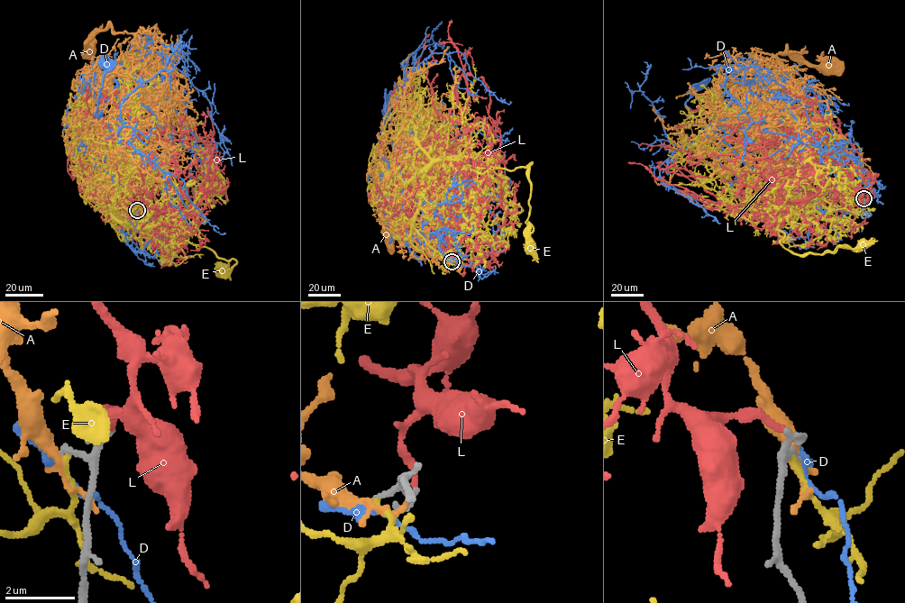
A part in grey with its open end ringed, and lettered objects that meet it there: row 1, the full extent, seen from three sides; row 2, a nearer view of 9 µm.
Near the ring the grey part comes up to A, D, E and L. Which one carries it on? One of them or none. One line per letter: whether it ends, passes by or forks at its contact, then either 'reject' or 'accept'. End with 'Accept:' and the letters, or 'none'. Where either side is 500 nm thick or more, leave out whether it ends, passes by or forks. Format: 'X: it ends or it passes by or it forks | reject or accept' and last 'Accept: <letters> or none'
A: it forks | reject
D: it passes by | reject
E: it ends | reject
L: it ends | accept
Accept: L

